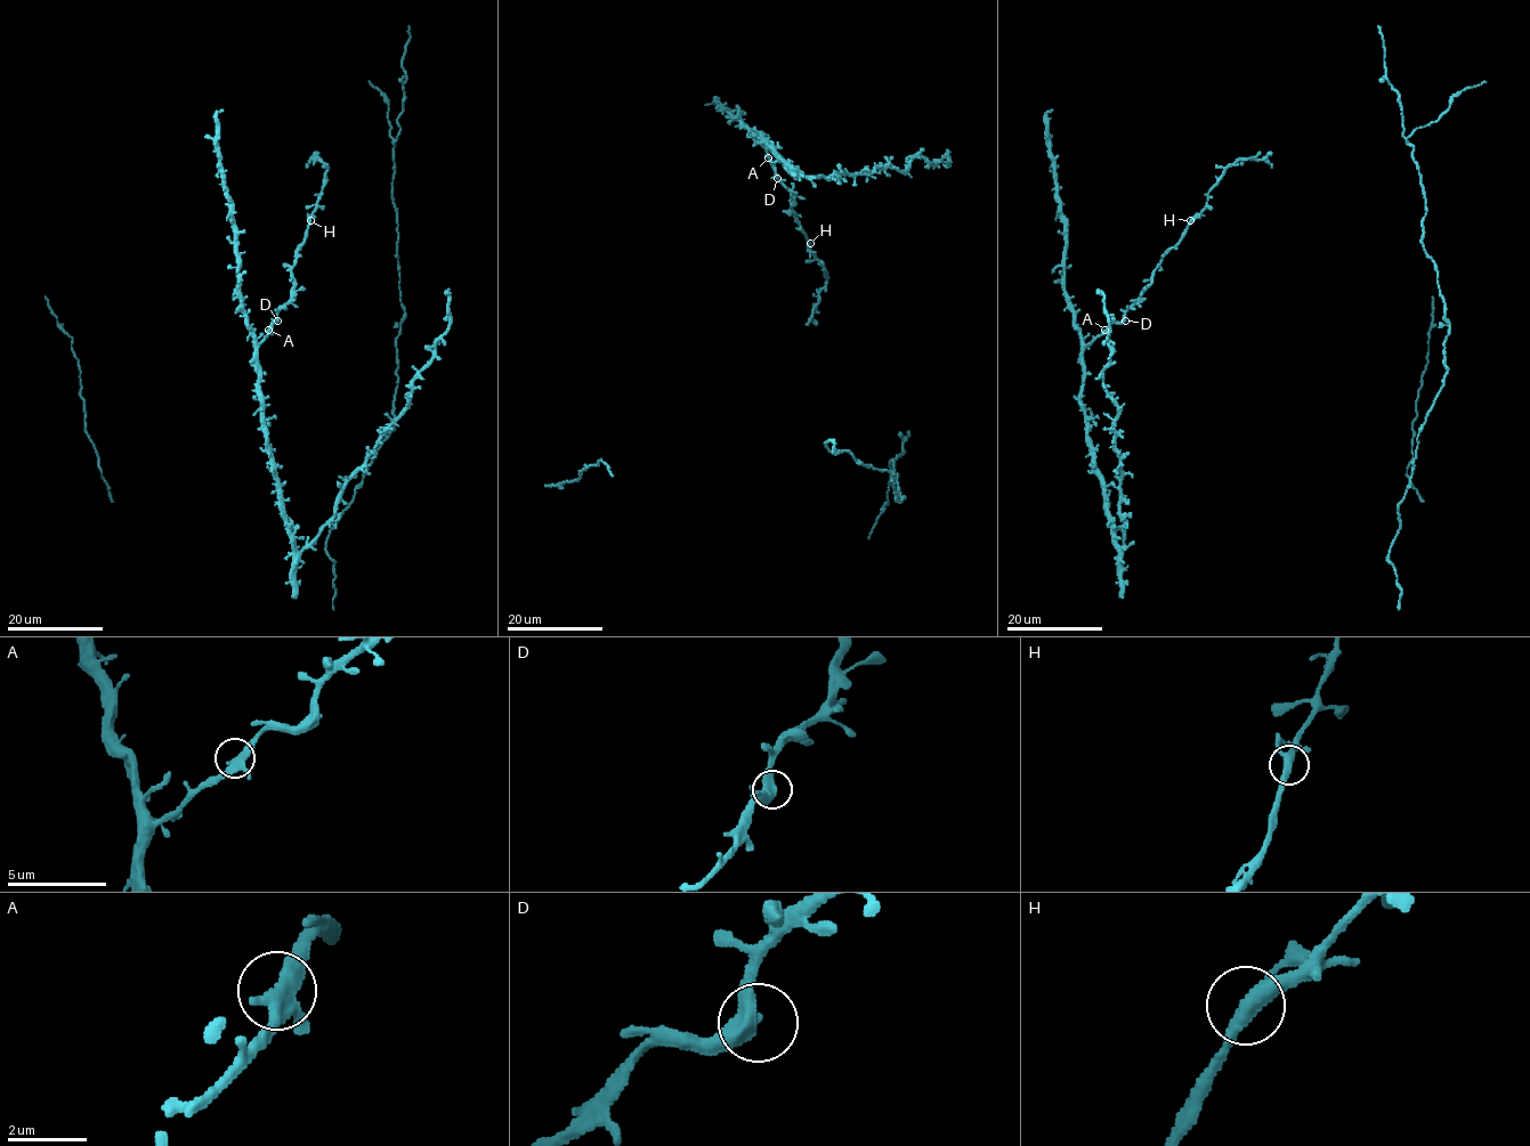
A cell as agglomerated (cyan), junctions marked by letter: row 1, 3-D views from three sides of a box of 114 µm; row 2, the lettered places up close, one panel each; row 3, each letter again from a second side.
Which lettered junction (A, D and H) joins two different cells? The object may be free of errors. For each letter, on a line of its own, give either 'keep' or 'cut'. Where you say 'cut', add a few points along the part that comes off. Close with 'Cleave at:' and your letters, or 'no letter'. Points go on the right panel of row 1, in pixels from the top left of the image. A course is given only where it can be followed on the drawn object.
A: keep
D: keep
H: keep
Cleave at: no letter

